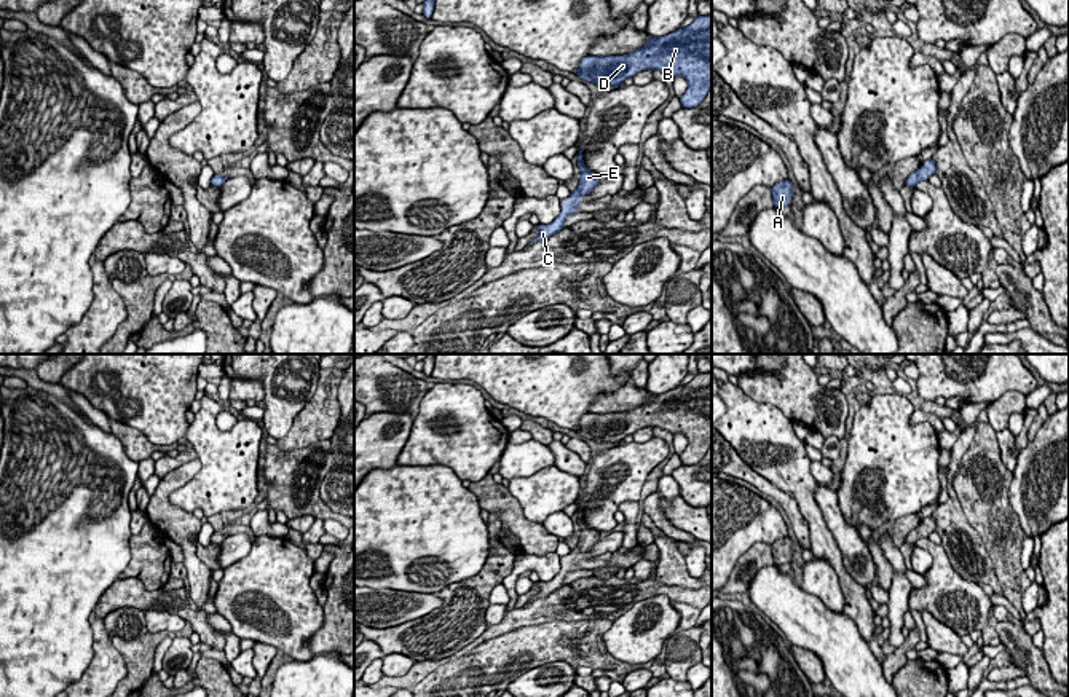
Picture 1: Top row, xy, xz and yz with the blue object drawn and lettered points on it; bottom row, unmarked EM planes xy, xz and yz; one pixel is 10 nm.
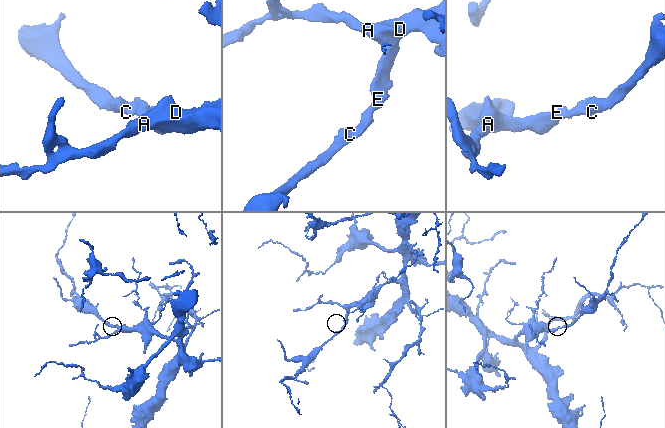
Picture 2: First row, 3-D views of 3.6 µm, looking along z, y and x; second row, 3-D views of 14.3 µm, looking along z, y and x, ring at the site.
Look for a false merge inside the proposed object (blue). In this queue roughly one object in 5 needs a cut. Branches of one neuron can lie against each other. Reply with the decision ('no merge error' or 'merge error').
no merge error

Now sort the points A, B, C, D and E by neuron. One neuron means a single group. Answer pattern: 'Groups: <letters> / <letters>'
Groups: A B C D E

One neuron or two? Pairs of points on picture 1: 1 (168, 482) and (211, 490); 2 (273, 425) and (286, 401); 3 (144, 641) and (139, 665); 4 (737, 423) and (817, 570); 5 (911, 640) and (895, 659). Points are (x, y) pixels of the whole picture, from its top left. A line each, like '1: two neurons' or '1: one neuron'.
1: two neurons
2: one neuron
3: one neuron
4: two neurons
5: one neuron

